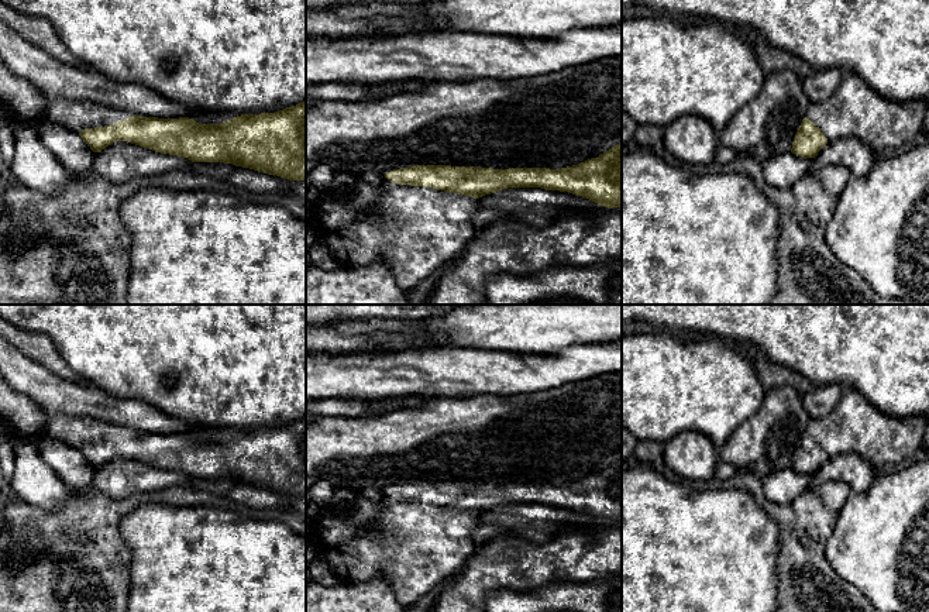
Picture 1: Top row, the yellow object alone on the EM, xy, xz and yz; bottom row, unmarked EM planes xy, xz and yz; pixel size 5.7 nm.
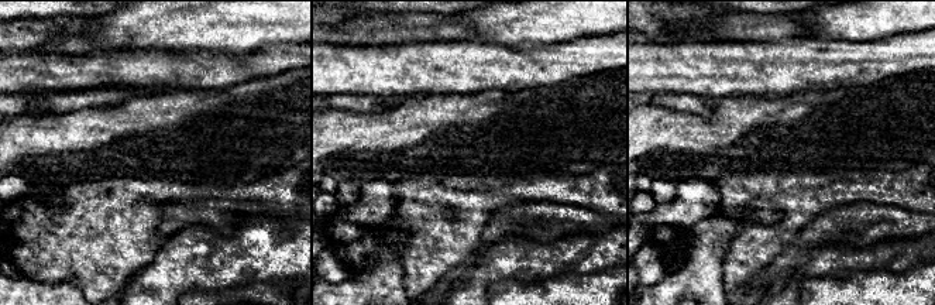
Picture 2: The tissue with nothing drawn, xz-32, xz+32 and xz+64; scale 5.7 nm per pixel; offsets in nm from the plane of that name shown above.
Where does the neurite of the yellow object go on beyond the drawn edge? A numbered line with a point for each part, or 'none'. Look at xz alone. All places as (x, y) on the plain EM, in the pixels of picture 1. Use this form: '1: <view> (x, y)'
1: xz (415, 545)

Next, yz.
1: yz (857, 426)

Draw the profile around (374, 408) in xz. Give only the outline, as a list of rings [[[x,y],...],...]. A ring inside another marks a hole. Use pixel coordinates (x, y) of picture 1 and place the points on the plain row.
[[[406,396],[395,399],[382,399],[382,400],[365,400],[367,416],[378,416],[390,413],[402,408],[413,408],[429,402],[429,398],[423,396]]]

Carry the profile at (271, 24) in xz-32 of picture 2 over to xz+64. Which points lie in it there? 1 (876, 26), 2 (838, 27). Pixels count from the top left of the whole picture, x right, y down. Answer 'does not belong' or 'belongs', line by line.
1: belongs
2: belongs

